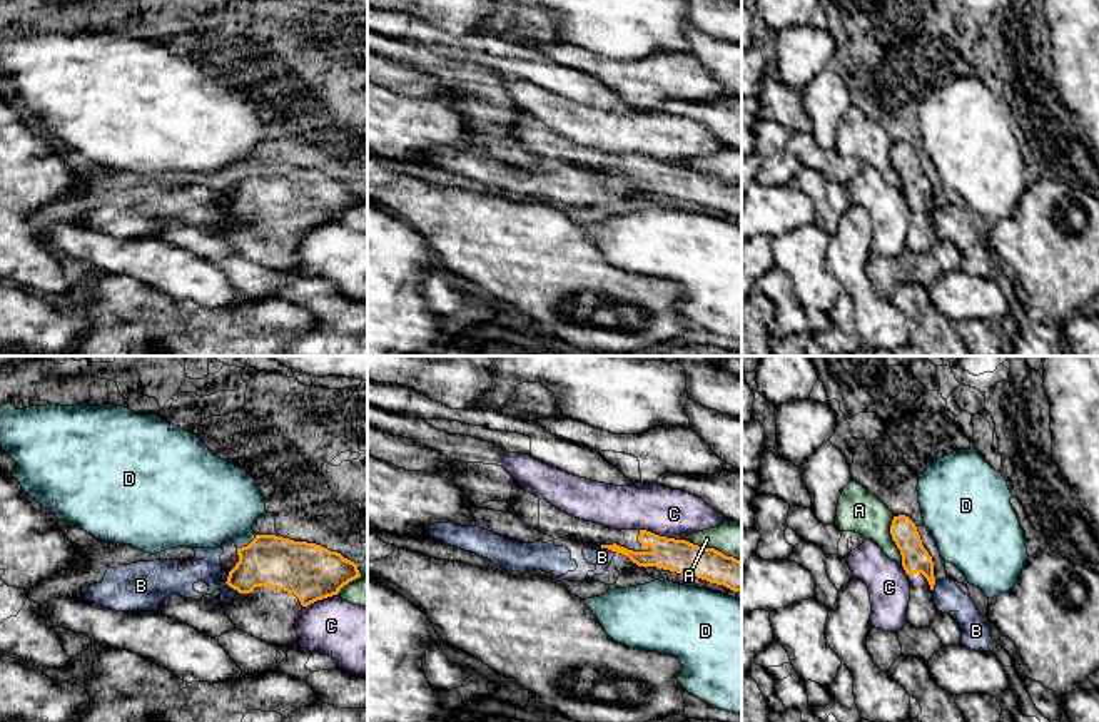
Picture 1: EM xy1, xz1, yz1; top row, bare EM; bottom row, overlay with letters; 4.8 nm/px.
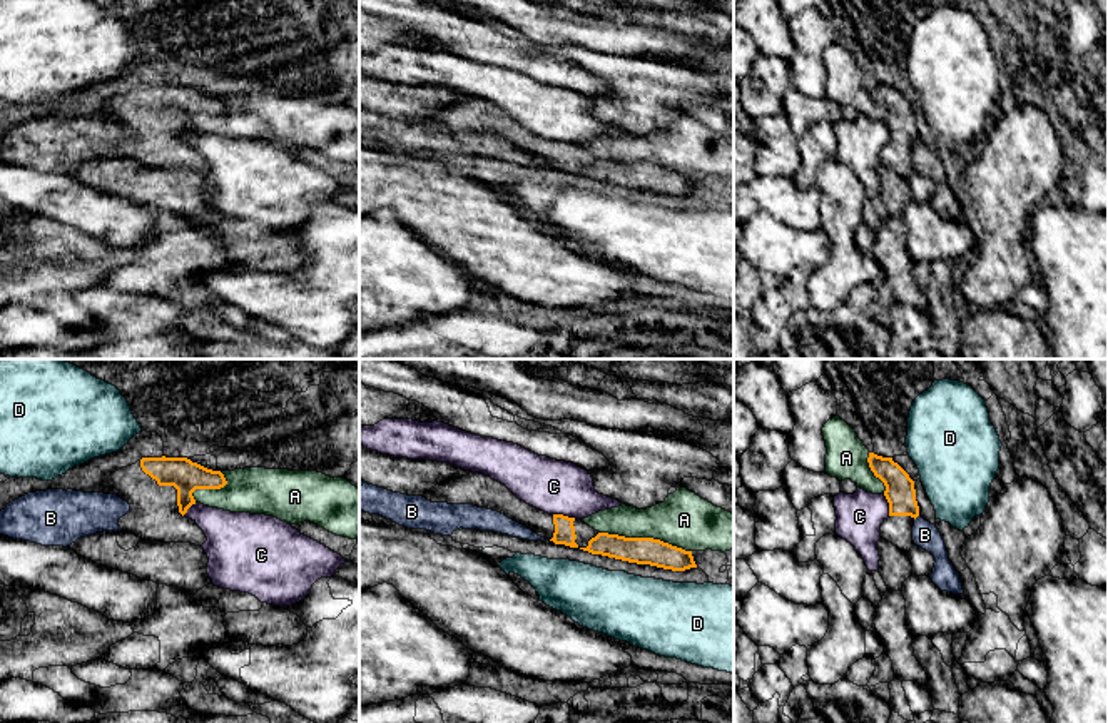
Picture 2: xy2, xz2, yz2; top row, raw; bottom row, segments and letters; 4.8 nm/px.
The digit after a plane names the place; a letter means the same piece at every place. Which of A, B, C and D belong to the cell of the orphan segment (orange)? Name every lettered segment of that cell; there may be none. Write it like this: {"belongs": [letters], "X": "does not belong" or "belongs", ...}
{"belongs": [], "A": "does not belong", "B": "does not belong", "C": "does not belong", "D": "does not belong"}

